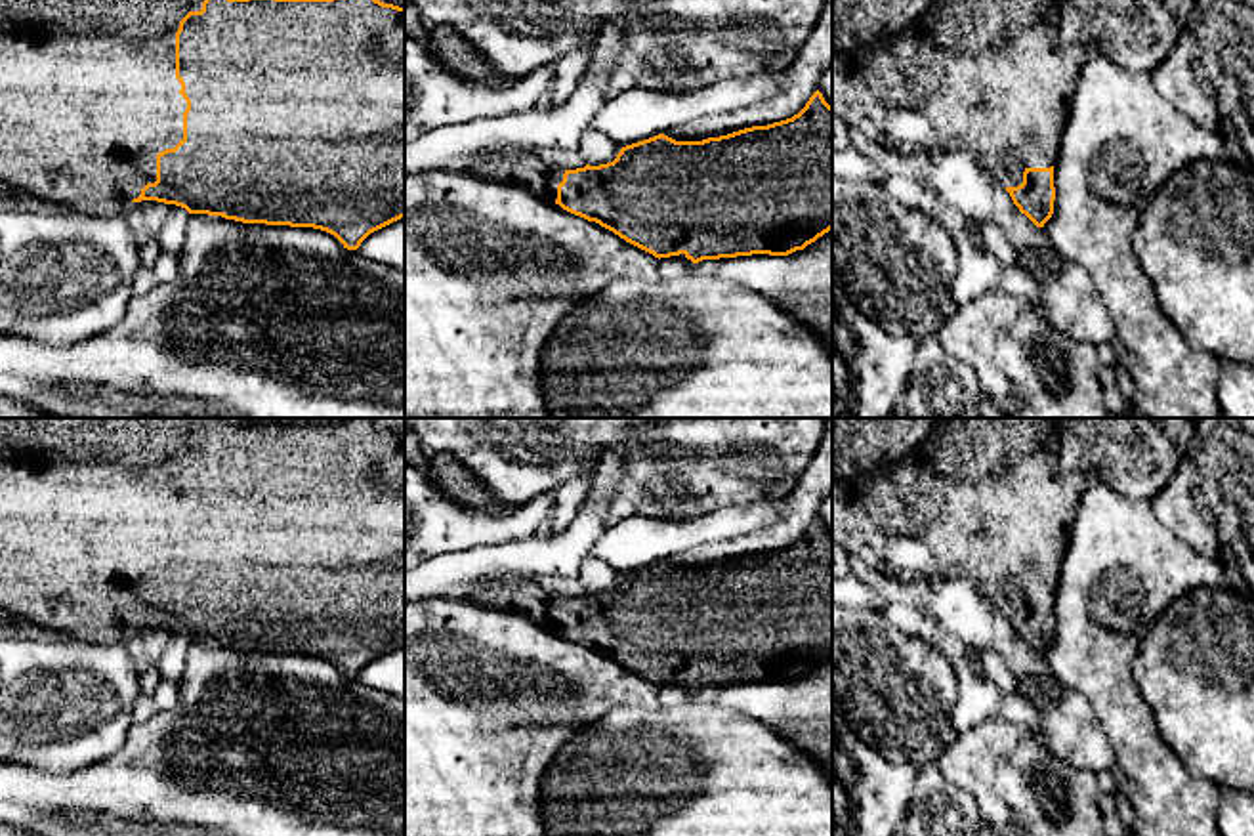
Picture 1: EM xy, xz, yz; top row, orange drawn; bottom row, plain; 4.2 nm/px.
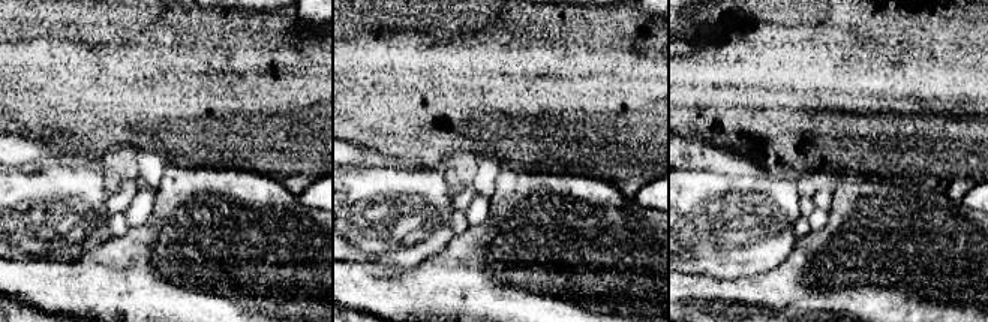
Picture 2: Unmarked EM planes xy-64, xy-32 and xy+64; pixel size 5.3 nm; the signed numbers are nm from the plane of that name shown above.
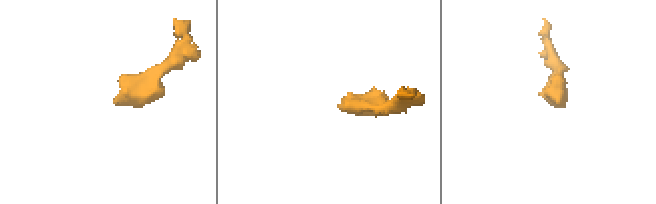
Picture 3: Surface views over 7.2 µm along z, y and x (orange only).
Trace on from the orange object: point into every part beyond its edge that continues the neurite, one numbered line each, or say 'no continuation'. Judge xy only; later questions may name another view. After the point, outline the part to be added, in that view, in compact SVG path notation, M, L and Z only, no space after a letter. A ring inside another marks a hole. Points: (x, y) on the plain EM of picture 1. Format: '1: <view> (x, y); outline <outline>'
1: xy (88, 523); outline M0 418L0 609L50 632L94 643L122 643L147 611L157 609L157 582L183 567L187 529L176 506L176 460L189 439L200 439L210 418Z

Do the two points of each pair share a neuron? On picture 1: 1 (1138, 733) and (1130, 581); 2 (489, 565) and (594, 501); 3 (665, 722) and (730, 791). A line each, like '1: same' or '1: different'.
1: same
2: same
3: same

